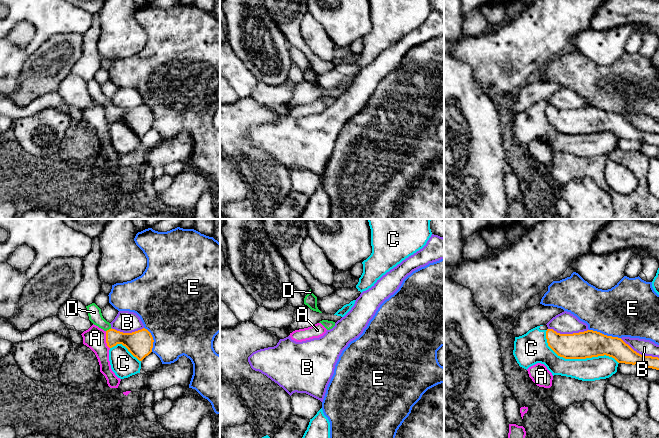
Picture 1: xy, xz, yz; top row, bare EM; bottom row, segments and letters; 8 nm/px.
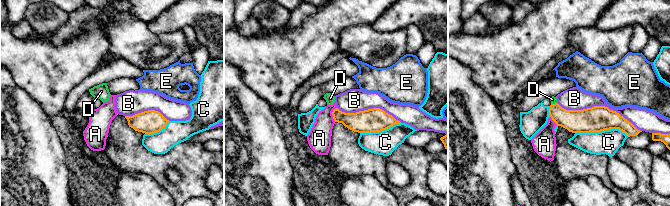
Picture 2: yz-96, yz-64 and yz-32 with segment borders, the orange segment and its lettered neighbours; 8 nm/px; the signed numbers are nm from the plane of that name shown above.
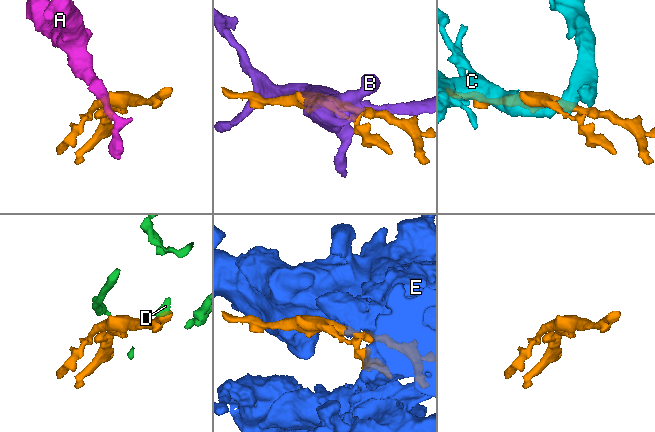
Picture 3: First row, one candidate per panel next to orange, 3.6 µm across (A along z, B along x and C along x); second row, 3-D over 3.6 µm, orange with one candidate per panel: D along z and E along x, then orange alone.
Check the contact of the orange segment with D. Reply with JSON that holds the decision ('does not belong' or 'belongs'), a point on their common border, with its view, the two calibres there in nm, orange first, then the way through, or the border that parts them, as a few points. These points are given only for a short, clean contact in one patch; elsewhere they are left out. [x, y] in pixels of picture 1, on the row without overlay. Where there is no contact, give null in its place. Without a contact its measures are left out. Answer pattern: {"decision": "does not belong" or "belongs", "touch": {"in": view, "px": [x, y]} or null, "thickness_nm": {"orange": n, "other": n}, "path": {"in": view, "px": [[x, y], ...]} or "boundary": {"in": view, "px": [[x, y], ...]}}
{"decision": "belongs", "touch": {"in": "xy", "px": [109, 105]}, "thickness_nm": {"orange": 180, "other": 110}}

